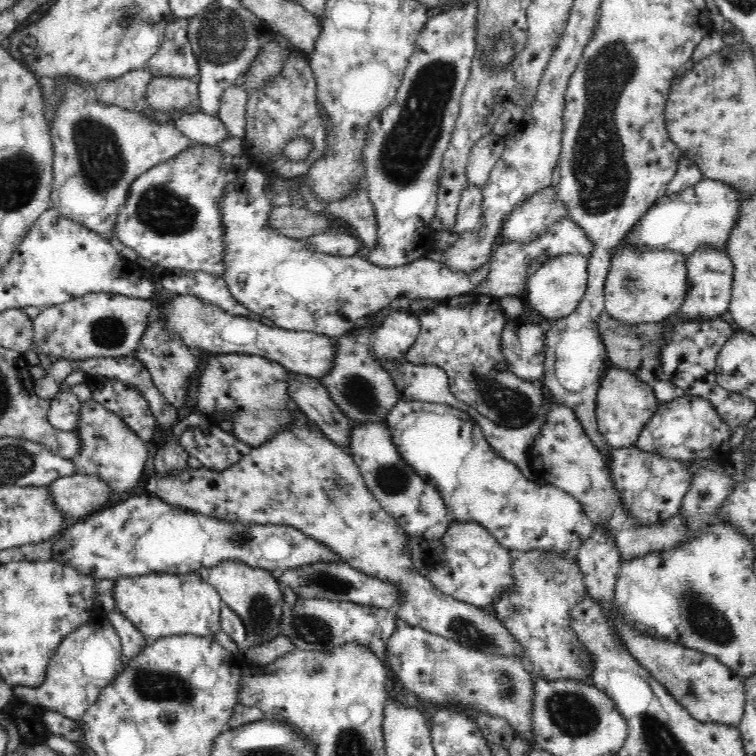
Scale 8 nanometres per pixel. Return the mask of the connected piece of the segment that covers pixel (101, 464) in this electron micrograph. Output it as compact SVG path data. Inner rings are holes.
M92 398L83 401L76 431L81 442L79 453L73 459L76 474L91 474L101 478L109 486L111 494L124 494L138 486L142 480L148 448L116 413L108 411Z

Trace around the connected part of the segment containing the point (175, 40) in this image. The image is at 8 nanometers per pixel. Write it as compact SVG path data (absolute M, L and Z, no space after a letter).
M176 18L165 30L162 45L147 62L146 68L153 78L192 78L199 76L199 66L188 41L188 19Z

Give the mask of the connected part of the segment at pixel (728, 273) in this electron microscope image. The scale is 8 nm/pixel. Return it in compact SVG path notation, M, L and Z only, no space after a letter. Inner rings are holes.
M701 246L701 248L686 259L688 268L688 290L683 306L675 313L682 314L690 321L719 318L729 312L731 302L731 287L733 284L734 264L727 251L714 249L714 246Z

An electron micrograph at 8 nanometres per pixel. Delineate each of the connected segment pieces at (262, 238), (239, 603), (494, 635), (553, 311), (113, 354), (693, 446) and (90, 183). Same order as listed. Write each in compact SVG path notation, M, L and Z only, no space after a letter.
M250 165L240 181L232 182L226 188L226 196L220 202L222 227L225 238L225 280L236 303L242 304L254 313L254 317L267 318L278 328L291 331L310 331L338 338L353 330L361 321L381 309L391 308L399 301L413 298L432 298L445 303L450 297L470 294L476 291L489 276L489 263L470 274L456 272L440 262L427 258L414 260L396 268L381 268L370 263L364 254L337 256L316 252L302 239L292 239L274 230L269 225L272 202L267 196L268 175L260 168Z
M224 560L212 568L198 570L202 579L211 584L221 596L221 600L229 606L244 623L247 630L248 645L258 646L274 640L278 636L278 622L285 605L283 591L272 571L263 568L250 568L241 560Z
M294 411L293 420L297 420L296 425L278 431L266 444L257 446L254 452L246 454L228 470L216 472L201 467L188 468L172 476L155 473L154 477L150 477L147 481L146 492L182 510L218 518L222 522L239 522L246 525L272 524L301 530L306 536L327 546L352 568L378 580L395 584L399 588L401 601L394 612L401 623L419 626L440 637L457 640L457 644L464 644L482 652L523 659L523 648L520 643L497 618L493 617L490 610L487 612L485 608L475 607L444 594L432 584L428 576L414 571L413 558L406 551L407 532L374 498L352 454L344 447L332 443L302 411L299 413Z
M584 255L548 256L540 260L540 267L527 282L529 309L556 323L574 313L588 286L588 259Z
M107 292L92 293L56 307L44 308L33 320L33 342L38 345L39 355L44 359L62 357L75 361L94 357L116 359L133 355L141 343L147 325L150 324L154 307L157 307L154 299L143 300Z
M685 394L684 397L661 402L636 439L635 447L672 460L715 458L717 453L731 450L729 424L721 419L719 412L709 400Z
M65 76L58 82L58 106L49 126L53 142L51 208L79 225L97 232L102 238L116 244L116 248L120 248L120 245L114 235L114 224L118 220L120 208L126 204L126 196L134 180L155 164L170 160L185 148L196 144L196 141L192 142L191 138L174 127L173 122L161 124L141 112L130 112L114 104L102 104L96 97L92 97L92 91L88 90L87 86L83 86L79 80Z

